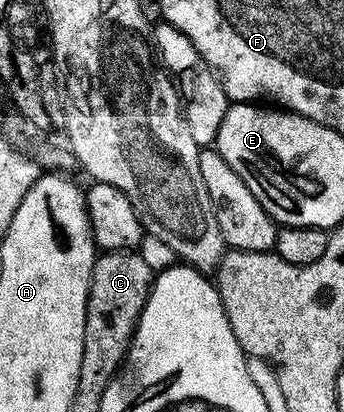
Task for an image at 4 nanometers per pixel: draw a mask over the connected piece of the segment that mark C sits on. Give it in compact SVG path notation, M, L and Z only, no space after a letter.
M108 250L99 253L90 273L90 295L86 301L86 331L82 353L82 374L78 377L78 394L84 396L90 386L105 383L121 367L130 339L138 327L144 304L150 295L152 270L134 250Z

